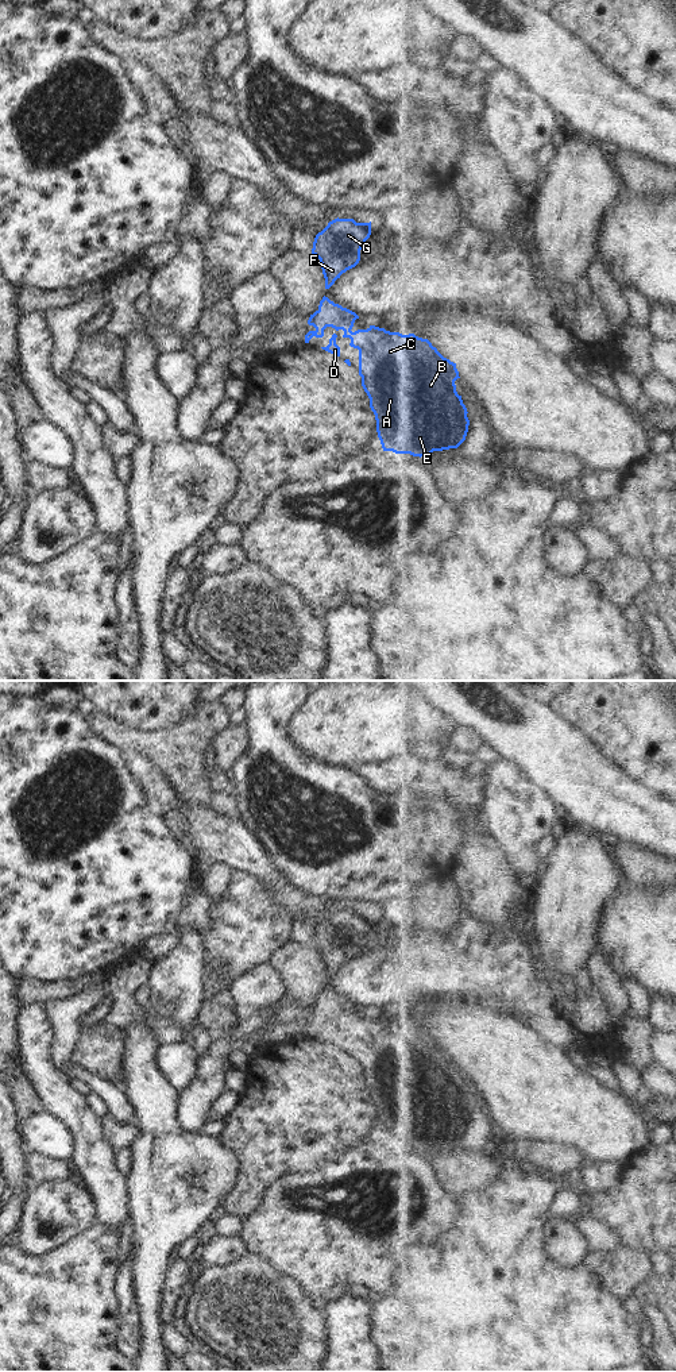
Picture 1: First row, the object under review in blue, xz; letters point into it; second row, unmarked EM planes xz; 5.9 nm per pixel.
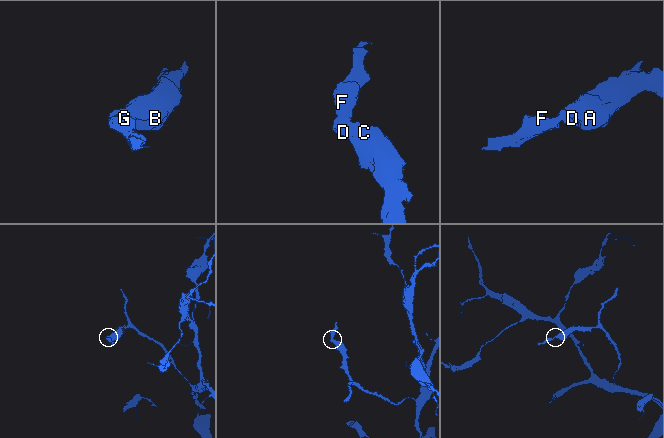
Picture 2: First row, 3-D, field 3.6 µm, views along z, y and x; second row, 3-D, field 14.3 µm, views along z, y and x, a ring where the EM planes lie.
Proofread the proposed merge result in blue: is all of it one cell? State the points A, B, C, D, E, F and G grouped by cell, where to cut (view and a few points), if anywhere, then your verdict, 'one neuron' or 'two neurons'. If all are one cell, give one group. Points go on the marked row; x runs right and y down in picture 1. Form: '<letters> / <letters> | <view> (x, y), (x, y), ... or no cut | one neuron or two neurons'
A B C D E F G | no cut | one neuron

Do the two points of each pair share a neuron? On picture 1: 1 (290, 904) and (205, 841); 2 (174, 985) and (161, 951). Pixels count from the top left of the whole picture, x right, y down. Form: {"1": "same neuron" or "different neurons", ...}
{"1": "same neuron", "2": "different neurons"}

